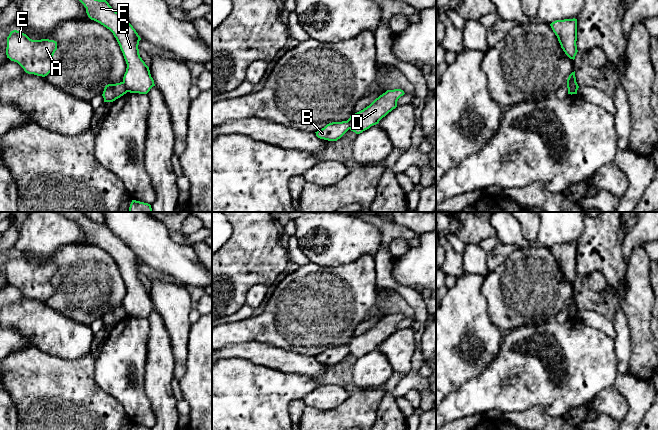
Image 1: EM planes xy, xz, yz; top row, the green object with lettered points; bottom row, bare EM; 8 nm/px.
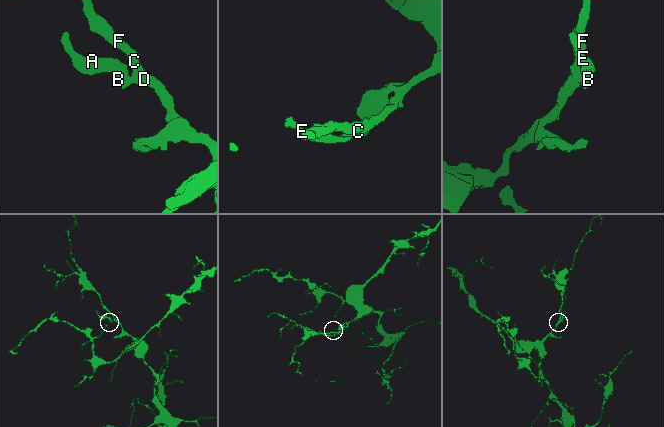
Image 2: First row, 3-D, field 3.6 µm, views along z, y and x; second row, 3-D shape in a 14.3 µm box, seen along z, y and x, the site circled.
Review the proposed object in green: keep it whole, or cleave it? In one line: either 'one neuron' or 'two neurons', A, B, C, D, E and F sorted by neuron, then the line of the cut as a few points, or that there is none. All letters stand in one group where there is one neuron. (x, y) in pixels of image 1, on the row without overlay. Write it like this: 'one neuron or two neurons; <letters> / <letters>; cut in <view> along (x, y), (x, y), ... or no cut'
two neurons; A B E / C D F; cut in xy along (122, 306), (127, 315)

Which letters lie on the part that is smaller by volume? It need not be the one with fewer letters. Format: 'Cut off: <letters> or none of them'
Cut off: A, B, E

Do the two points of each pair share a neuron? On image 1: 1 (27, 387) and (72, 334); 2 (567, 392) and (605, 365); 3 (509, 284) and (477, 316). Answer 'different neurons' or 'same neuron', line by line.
1: different neurons
2: same neuron
3: different neurons

